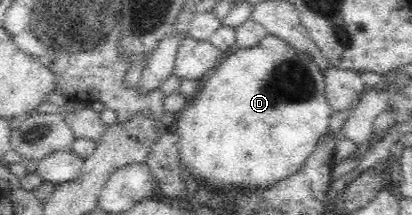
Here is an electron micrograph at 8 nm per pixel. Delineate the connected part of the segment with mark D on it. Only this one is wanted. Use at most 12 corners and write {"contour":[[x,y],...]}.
{"contour":[[267,36],[177,121],[215,195],[267,190],[329,133],[325,76]]}

